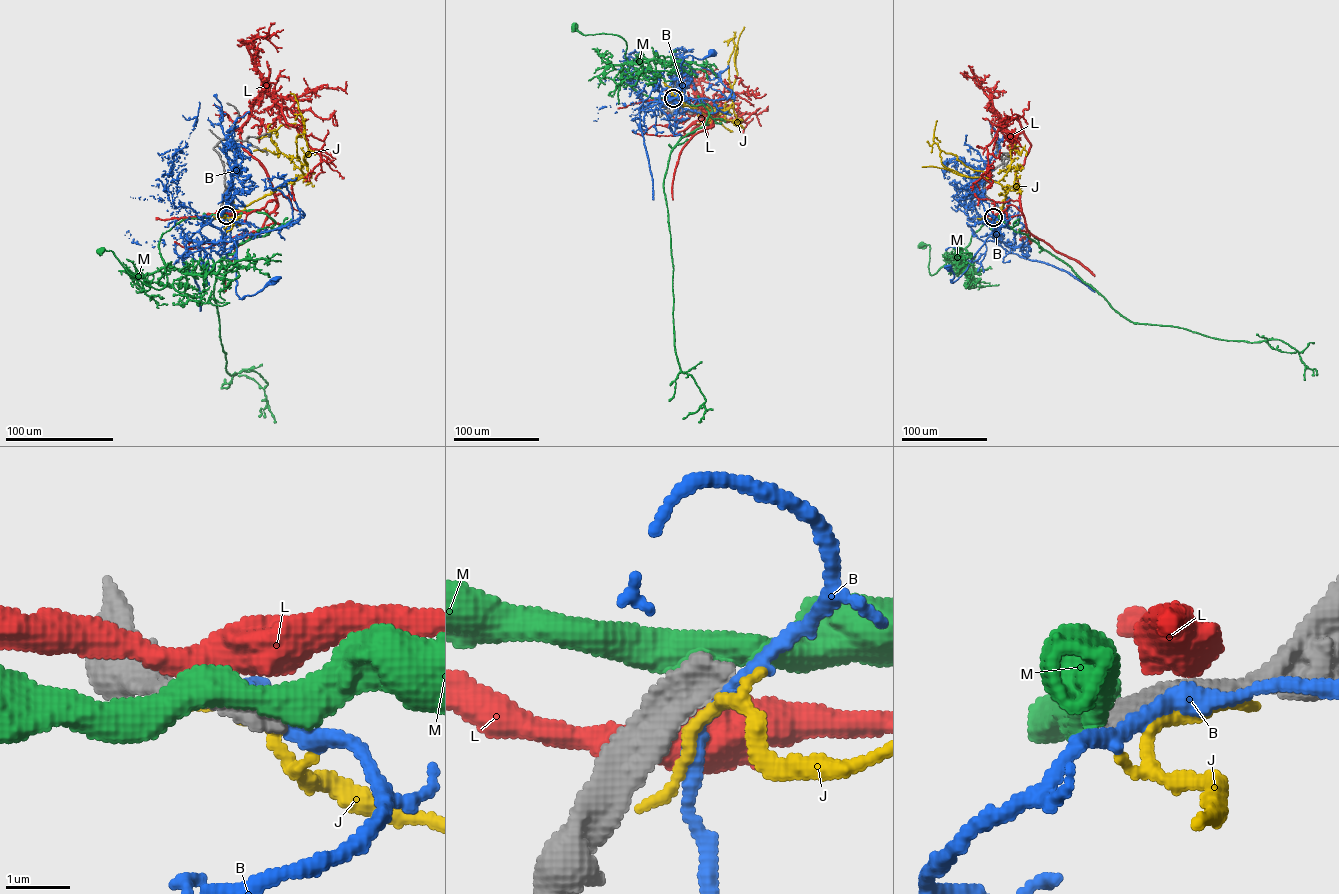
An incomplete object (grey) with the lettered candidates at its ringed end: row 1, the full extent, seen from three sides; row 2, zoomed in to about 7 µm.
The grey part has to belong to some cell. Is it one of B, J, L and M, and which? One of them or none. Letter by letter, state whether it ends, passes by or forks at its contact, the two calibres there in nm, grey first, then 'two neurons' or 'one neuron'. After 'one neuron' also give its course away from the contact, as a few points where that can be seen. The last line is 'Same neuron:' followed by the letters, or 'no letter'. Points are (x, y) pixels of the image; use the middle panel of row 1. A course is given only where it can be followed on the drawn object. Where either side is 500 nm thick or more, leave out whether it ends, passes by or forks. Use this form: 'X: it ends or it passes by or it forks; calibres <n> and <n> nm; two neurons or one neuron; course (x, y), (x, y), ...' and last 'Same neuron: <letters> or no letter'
B: it passes by; calibres 480 and 240 nm; two neurons
J: calibres 550 and 140 nm; two neurons
L: it passes by; calibres 400 and 420 nm; two neurons
M: it passes by; calibres 480 and 460 nm; two neurons
Same neuron: no letter

